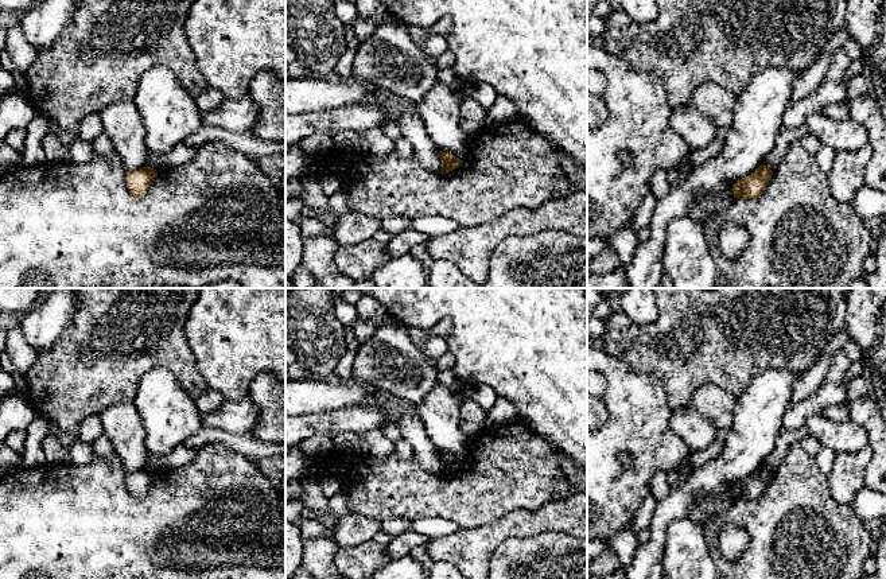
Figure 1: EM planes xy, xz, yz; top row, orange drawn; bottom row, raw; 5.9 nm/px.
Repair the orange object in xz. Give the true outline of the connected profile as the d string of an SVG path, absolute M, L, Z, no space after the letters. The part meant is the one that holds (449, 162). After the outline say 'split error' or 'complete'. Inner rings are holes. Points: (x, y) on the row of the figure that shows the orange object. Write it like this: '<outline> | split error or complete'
M439 151L439 158L442 160L440 174L448 174L450 171L455 170L461 166L462 160L452 156L448 152Z | complete

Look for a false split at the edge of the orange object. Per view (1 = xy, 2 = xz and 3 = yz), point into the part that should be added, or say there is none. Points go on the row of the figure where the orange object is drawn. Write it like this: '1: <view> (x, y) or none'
1: none
2: none
3: none

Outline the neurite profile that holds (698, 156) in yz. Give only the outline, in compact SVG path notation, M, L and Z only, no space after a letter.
M719 129L718 137L711 145L702 148L702 149L692 149L691 151L692 167L702 166L706 162L708 162L710 159L719 155L719 152L722 151L722 148L724 145L724 140L726 140L726 133L724 133L724 131Z

